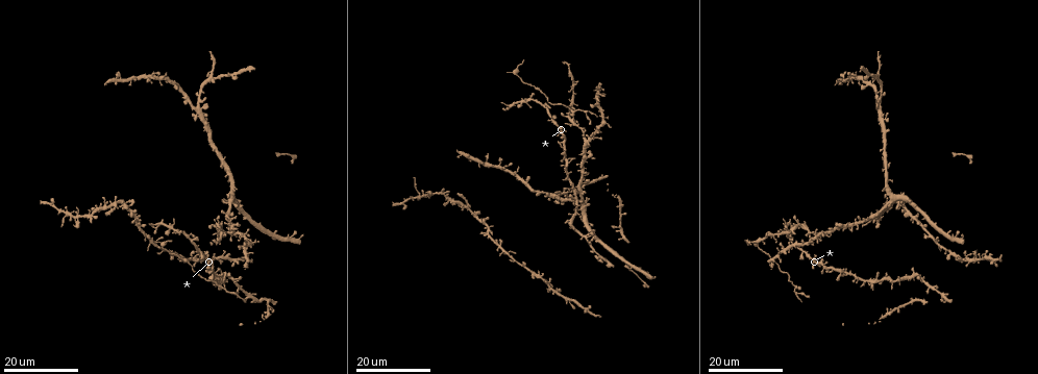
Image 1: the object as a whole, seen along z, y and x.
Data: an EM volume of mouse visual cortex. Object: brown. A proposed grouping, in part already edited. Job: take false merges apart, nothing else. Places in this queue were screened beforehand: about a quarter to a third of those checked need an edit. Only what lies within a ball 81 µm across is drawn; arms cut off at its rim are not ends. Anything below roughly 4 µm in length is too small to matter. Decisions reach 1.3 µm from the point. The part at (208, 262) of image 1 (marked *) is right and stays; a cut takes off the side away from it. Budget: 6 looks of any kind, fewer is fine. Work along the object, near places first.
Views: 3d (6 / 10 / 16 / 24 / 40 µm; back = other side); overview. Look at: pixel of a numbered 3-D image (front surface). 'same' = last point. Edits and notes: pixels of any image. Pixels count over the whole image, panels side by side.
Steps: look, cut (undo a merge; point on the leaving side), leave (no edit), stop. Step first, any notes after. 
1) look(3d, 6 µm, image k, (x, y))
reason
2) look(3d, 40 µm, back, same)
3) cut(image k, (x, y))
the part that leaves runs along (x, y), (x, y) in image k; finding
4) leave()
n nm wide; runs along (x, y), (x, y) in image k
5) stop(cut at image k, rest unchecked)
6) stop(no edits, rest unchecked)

look(3d, 24 µm, image 1, (200, 250))

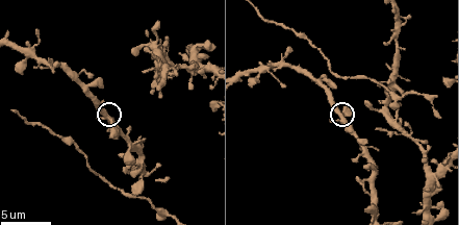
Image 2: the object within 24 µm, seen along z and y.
look(3d, 6 µm, image 2, (341, 114))

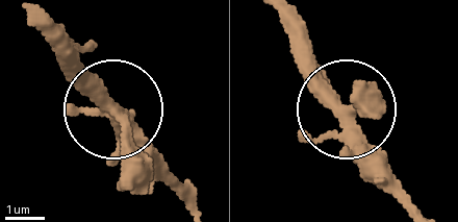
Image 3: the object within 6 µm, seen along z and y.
leave()
320 nm wide; continuous, no second neuron

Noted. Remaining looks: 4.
look(3d, 16 µm, image 1, (513, 104))
small branch off a trunk

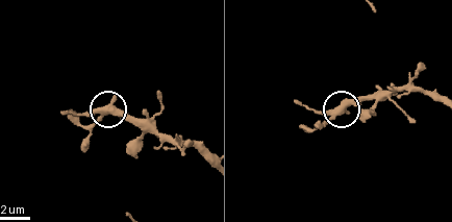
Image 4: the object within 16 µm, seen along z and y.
look(3d, 10 µm, image 4, (101, 114))

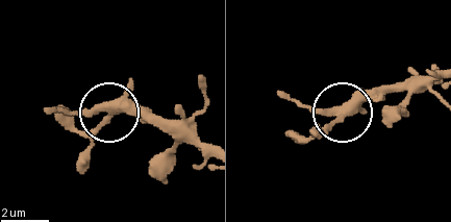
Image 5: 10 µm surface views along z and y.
leave()
4 arms; runs along (440, 75), (356, 102), (317, 132) in image 5; one neuron here

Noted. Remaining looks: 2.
look(3d, 16 µm, image 1, (419, 197))

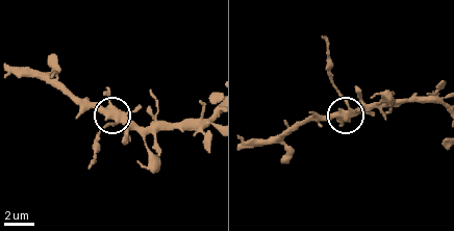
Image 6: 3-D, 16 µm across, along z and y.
look(3d, 6 µm, image 6, (346, 110))
zoom in

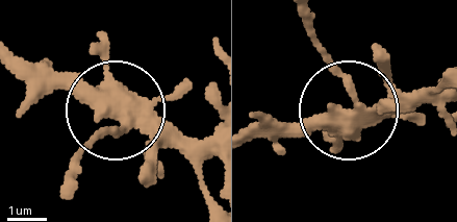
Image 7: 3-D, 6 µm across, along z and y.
cut(image 7, (81, 147))
4 arms; the part that leaves runs along (119, 130), (75, 170) in image 7; two neurons meet here

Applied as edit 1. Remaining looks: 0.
stop(cut at image 7, rest unchecked)

